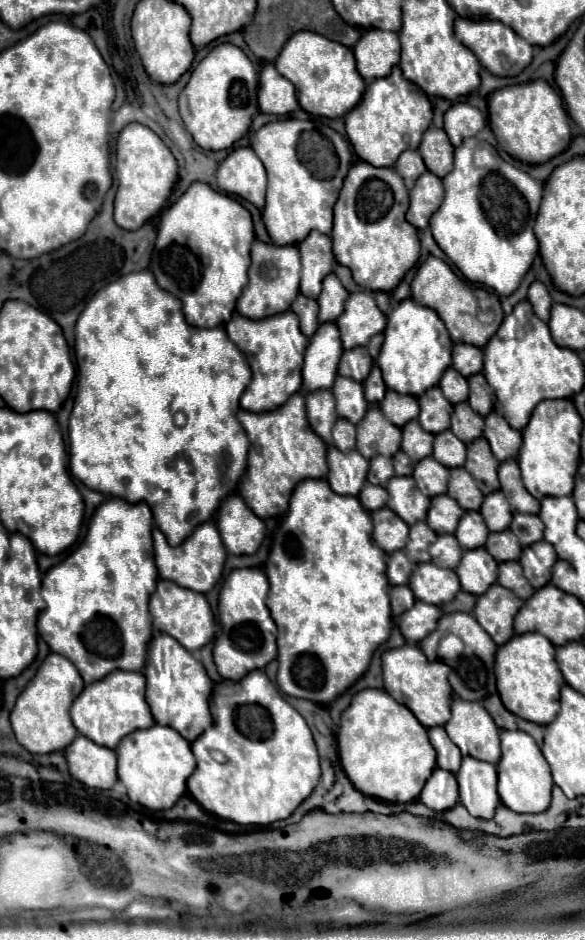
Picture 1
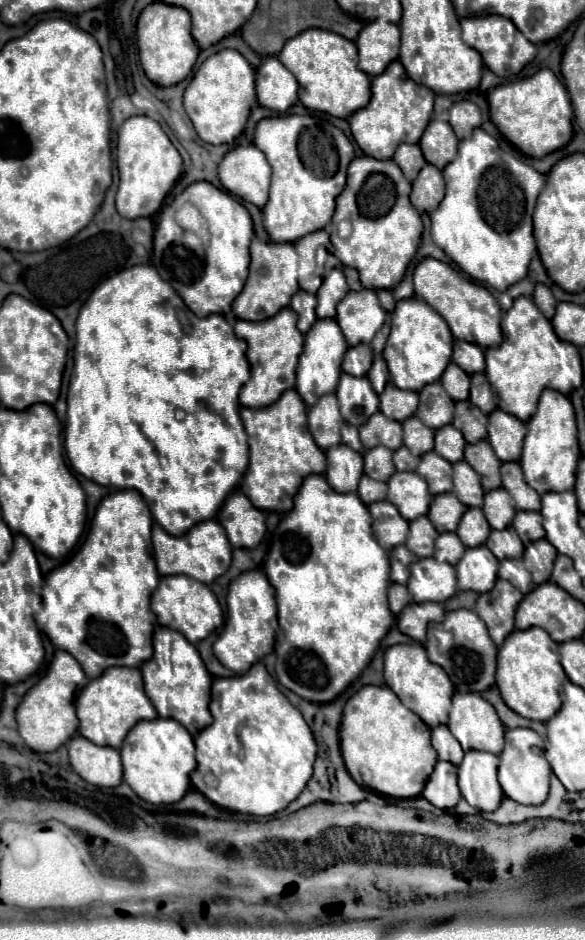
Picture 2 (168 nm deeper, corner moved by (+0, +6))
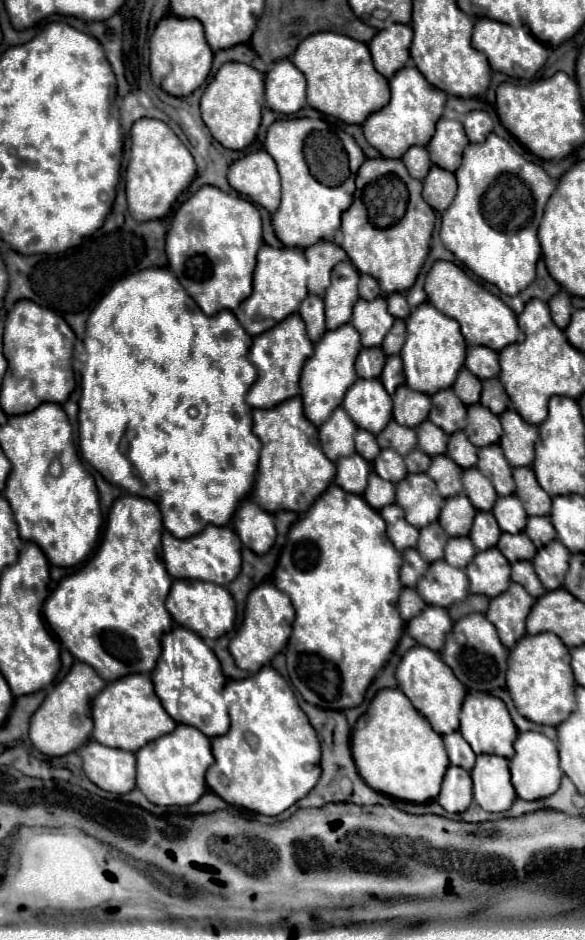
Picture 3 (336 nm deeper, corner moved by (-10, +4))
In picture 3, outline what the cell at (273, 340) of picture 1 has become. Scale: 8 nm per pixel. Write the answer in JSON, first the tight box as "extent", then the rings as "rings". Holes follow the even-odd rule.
{"extent":[247,314,313,408],"rings":[[[291,314],[291,318],[285,318],[283,322],[279,322],[279,326],[255,336],[251,352],[247,356],[257,368],[255,386],[251,386],[247,394],[249,406],[271,408],[287,398],[299,396],[299,374],[311,354],[313,354],[313,342],[307,338],[307,332],[299,314]]]}

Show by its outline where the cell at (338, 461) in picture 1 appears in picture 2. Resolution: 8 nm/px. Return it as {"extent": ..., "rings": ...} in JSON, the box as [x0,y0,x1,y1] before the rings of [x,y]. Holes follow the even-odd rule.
{"extent":[327,444,363,492],"rings":[[[345,444],[329,448],[327,480],[335,492],[357,492],[359,478],[363,476],[363,456]]]}

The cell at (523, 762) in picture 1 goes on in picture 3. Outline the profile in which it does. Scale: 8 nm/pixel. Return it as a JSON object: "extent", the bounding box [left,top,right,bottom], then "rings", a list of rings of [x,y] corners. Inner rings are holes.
{"extent":[509,732,563,800],"rings":[[[521,732],[515,742],[515,756],[509,760],[515,792],[523,800],[539,800],[557,792],[563,772],[559,770],[557,746],[541,732]]]}

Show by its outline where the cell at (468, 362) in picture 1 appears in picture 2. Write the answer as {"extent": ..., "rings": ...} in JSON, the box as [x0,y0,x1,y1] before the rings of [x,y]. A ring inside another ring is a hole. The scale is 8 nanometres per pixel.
{"extent":[453,340,485,374],"rings":[[[455,340],[453,362],[465,372],[477,374],[477,372],[485,370],[485,352],[481,348],[477,348],[475,344],[469,344],[465,340]]]}

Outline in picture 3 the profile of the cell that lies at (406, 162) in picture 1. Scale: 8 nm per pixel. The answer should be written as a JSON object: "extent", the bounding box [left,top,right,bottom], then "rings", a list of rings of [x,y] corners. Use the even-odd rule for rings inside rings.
{"extent":[401,146,431,180],"rings":[[[411,146],[411,150],[407,150],[407,154],[403,154],[401,160],[405,162],[409,174],[417,180],[423,180],[431,168],[431,158],[425,146]]]}

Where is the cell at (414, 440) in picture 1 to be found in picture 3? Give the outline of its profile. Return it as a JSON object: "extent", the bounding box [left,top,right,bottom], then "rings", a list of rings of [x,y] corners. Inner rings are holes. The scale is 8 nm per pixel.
{"extent":[417,420,447,456],"rings":[[[431,420],[421,422],[417,428],[417,438],[419,438],[419,450],[423,450],[429,456],[437,456],[443,454],[447,448],[447,434],[443,434],[443,430],[439,430],[439,426],[435,426]]]}

